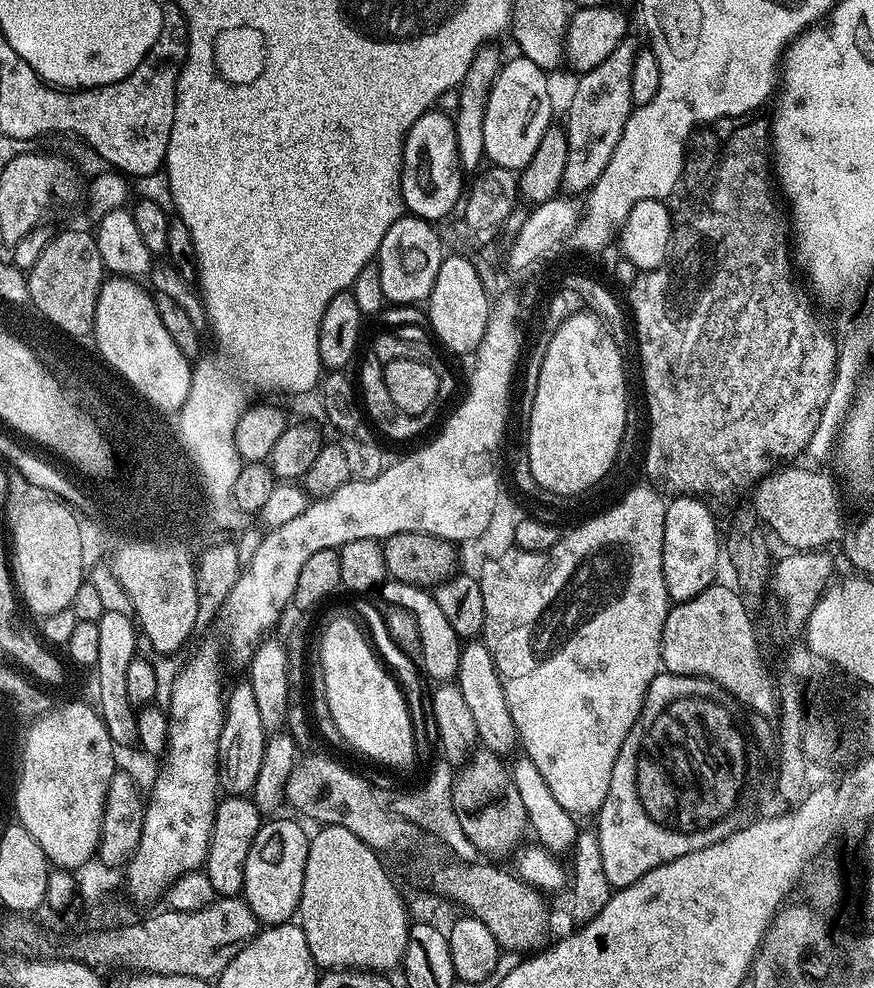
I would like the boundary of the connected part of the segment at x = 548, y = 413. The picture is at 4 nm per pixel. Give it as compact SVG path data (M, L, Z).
M578 313L566 318L562 326L558 326L556 332L551 333L549 344L546 346L545 354L541 358L541 370L538 374L537 392L534 394L532 418L529 421L529 464L530 471L537 480L537 486L540 490L548 494L555 494L558 490L575 490L575 488L584 488L585 482L590 482L594 474L612 458L612 452L615 452L616 439L619 439L618 430L620 424L624 424L624 384L620 384L620 360L616 360L616 348L612 348L612 340L600 332L600 323L591 318L581 318Z

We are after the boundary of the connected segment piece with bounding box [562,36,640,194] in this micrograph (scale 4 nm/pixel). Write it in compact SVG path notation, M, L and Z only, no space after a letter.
M627 36L610 56L600 62L594 70L583 73L572 94L568 118L564 122L567 134L567 162L562 186L565 191L587 193L606 168L618 139L622 136L629 114L633 110L630 98L630 77L640 44Z

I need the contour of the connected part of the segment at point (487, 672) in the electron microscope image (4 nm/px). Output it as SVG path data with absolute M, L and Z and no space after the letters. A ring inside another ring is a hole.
M473 639L461 647L454 683L462 690L463 699L477 726L477 739L482 744L484 742L483 747L497 754L505 754L512 747L515 749L518 737L514 718L510 718L510 706L506 706L506 694L494 666L494 658L490 658L490 650L484 645L483 639Z

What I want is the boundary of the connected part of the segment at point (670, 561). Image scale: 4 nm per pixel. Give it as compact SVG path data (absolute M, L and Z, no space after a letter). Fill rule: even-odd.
M676 494L667 501L665 510L665 540L662 546L662 574L666 578L666 590L669 601L694 600L702 590L717 583L716 567L722 564L722 532L716 529L716 520L712 512L696 494Z

